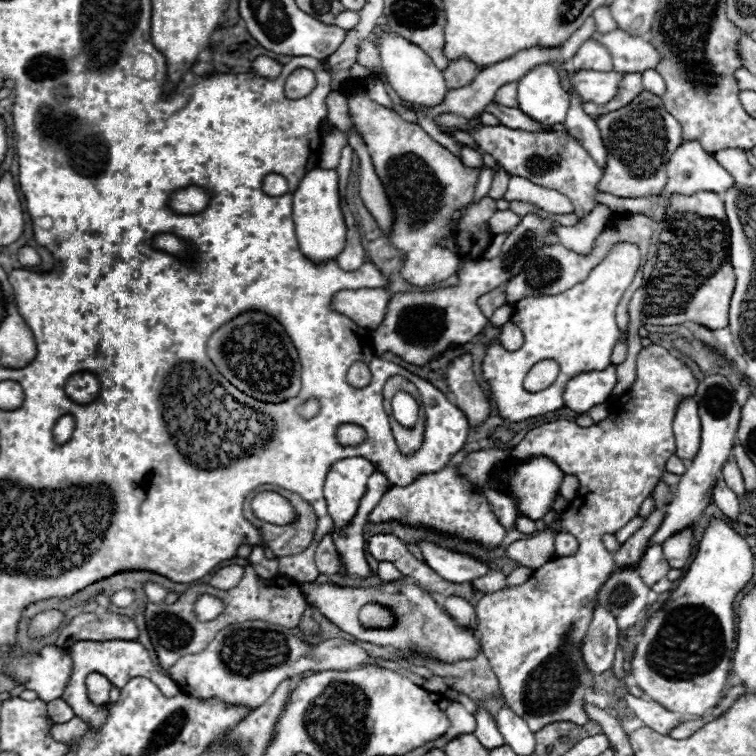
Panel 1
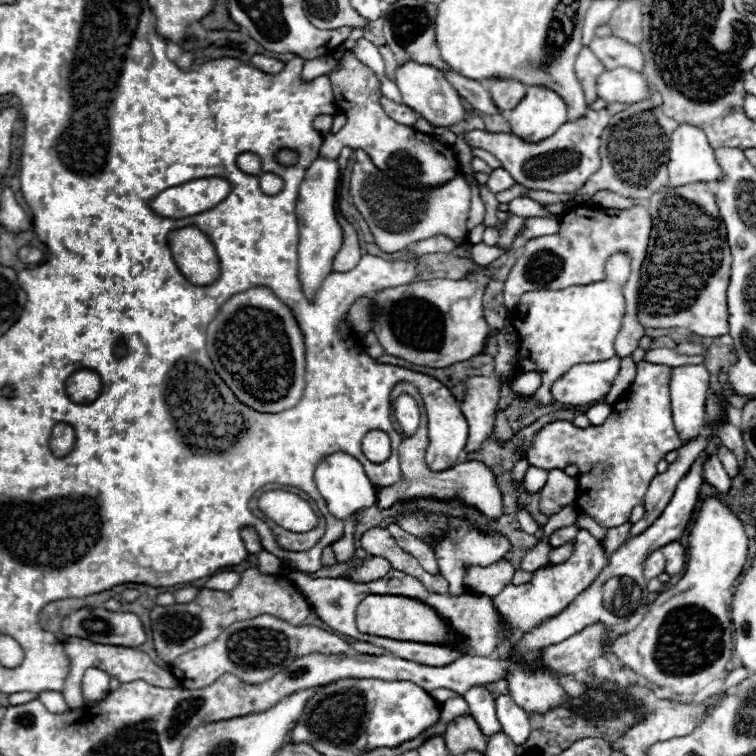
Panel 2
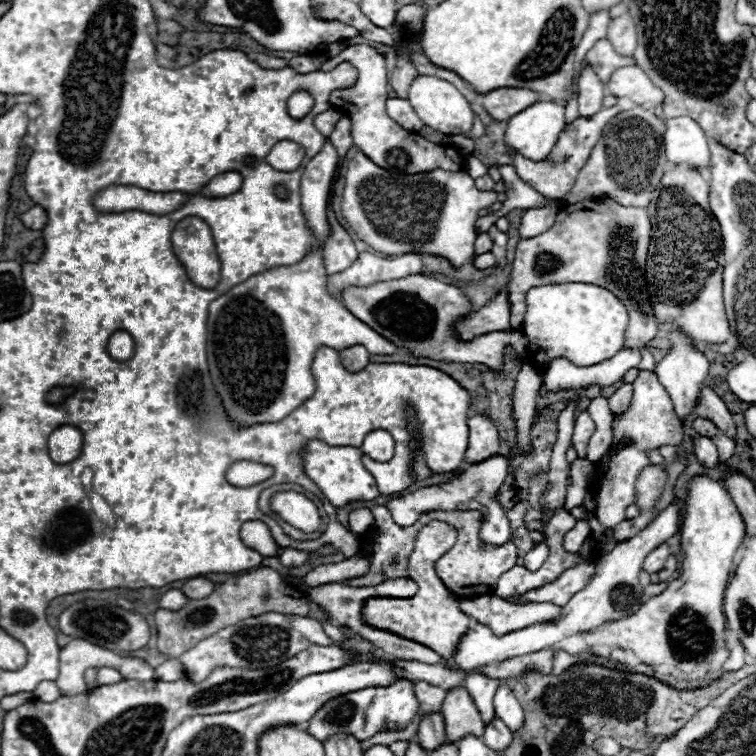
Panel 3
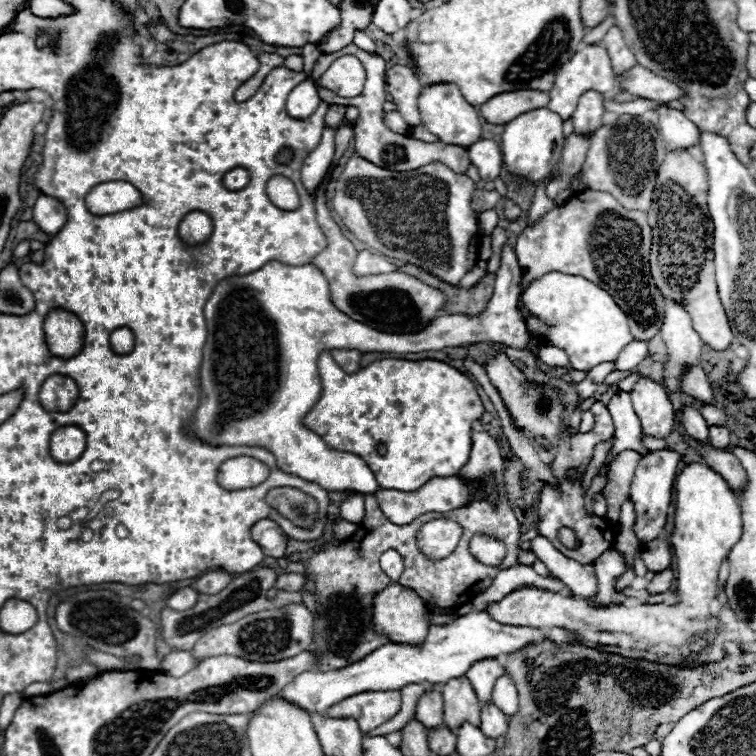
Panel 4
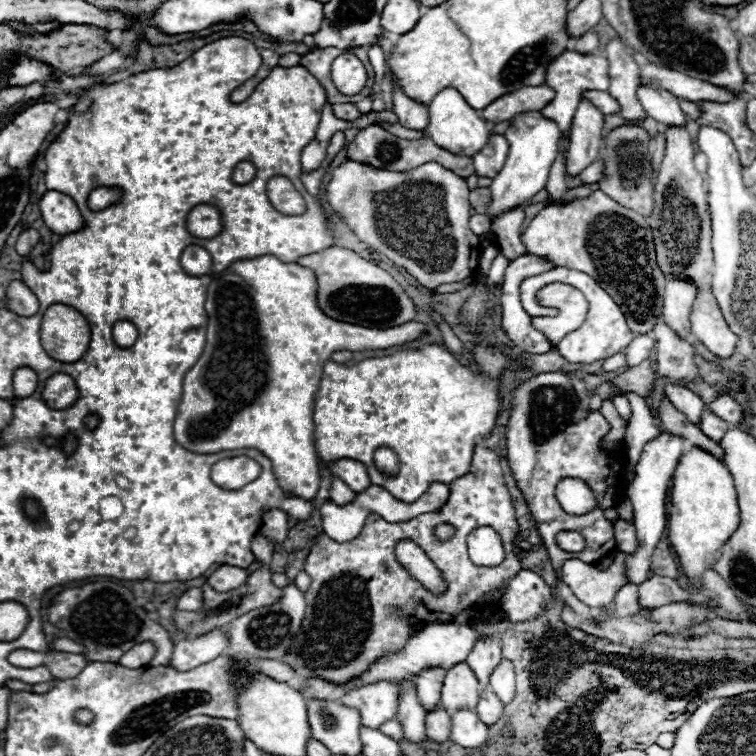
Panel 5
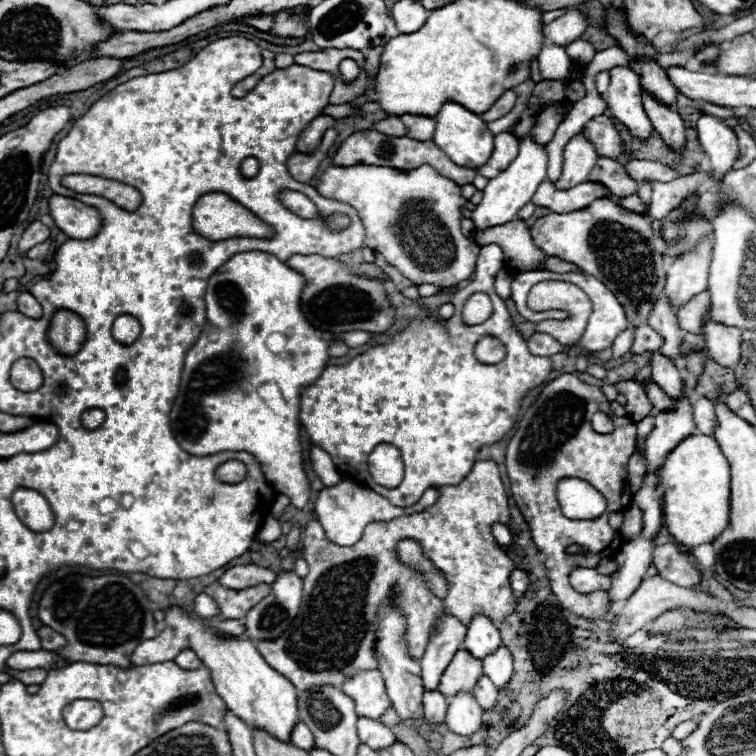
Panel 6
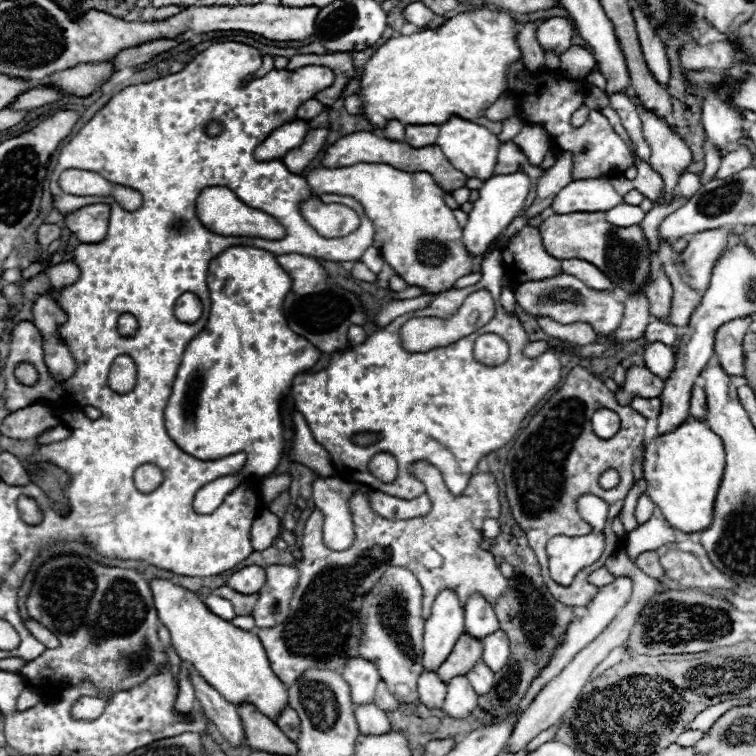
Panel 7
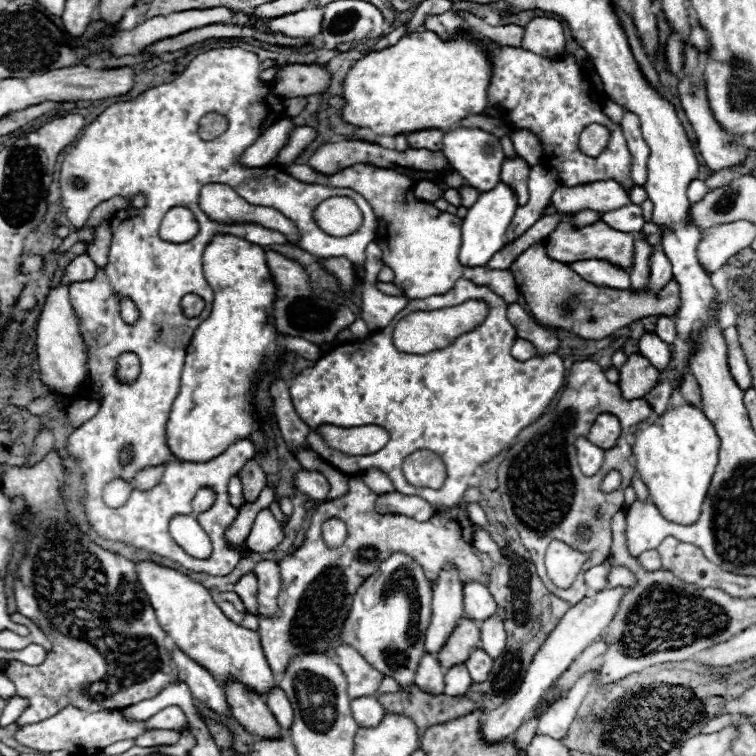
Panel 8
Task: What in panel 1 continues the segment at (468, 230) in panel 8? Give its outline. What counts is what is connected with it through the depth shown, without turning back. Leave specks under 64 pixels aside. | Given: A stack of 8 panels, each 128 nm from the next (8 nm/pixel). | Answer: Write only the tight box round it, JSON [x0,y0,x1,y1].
[518,64,570,126]

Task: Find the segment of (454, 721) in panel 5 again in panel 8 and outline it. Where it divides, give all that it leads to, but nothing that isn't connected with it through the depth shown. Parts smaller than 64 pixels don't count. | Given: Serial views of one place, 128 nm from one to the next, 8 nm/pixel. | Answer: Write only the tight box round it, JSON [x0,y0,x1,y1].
[444,664,472,696]

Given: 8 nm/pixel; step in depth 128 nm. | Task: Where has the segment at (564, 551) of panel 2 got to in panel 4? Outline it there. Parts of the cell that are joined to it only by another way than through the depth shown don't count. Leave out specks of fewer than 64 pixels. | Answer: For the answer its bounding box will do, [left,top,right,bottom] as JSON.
[584,436,614,490]

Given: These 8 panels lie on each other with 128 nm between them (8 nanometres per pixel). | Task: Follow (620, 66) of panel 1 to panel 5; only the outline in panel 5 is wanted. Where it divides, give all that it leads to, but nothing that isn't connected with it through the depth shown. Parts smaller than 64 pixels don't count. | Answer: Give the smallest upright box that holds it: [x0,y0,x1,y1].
[542,50,610,130]

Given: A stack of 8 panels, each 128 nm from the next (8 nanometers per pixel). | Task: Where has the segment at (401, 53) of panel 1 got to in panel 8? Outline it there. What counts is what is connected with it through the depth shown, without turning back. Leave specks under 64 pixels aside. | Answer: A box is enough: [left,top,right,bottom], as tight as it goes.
[442,128,504,192]

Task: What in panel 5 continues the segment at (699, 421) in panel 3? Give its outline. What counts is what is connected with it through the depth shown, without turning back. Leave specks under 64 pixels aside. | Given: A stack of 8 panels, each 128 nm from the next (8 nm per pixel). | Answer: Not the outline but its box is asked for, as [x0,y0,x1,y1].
[708,394,742,424]

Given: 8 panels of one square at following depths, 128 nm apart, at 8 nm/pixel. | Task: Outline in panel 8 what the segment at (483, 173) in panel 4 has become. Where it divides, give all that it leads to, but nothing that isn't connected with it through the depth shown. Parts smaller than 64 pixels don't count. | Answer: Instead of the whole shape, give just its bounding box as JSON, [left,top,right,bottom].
[502,156,530,206]

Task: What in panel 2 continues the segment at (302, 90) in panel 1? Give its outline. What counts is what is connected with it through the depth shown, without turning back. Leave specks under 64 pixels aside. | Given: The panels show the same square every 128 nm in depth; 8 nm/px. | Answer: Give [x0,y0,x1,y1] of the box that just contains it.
[302,56,336,80]

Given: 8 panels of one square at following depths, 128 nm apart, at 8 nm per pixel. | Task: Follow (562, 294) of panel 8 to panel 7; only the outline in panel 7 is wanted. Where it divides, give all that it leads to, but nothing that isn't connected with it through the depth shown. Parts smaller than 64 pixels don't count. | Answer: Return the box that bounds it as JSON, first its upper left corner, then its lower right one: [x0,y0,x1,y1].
[502,226,702,346]

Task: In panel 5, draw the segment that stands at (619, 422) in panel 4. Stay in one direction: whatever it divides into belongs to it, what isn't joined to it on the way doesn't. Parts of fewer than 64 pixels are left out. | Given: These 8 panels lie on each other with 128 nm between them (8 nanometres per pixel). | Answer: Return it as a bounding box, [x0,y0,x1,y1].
[612,396,632,422]

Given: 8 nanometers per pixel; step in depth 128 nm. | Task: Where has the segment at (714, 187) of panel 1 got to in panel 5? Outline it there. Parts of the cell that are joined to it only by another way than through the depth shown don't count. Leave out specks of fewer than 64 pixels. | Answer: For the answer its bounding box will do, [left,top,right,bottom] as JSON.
[638,86,686,126]

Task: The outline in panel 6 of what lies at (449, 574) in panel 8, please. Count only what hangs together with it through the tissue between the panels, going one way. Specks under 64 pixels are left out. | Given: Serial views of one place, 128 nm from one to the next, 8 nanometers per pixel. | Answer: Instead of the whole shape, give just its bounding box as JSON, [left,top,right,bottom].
[420,614,466,688]

